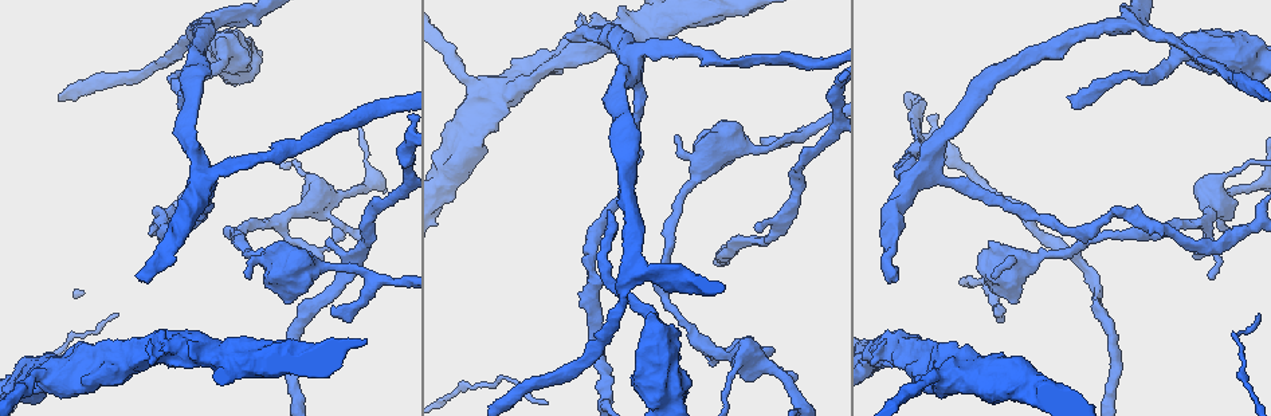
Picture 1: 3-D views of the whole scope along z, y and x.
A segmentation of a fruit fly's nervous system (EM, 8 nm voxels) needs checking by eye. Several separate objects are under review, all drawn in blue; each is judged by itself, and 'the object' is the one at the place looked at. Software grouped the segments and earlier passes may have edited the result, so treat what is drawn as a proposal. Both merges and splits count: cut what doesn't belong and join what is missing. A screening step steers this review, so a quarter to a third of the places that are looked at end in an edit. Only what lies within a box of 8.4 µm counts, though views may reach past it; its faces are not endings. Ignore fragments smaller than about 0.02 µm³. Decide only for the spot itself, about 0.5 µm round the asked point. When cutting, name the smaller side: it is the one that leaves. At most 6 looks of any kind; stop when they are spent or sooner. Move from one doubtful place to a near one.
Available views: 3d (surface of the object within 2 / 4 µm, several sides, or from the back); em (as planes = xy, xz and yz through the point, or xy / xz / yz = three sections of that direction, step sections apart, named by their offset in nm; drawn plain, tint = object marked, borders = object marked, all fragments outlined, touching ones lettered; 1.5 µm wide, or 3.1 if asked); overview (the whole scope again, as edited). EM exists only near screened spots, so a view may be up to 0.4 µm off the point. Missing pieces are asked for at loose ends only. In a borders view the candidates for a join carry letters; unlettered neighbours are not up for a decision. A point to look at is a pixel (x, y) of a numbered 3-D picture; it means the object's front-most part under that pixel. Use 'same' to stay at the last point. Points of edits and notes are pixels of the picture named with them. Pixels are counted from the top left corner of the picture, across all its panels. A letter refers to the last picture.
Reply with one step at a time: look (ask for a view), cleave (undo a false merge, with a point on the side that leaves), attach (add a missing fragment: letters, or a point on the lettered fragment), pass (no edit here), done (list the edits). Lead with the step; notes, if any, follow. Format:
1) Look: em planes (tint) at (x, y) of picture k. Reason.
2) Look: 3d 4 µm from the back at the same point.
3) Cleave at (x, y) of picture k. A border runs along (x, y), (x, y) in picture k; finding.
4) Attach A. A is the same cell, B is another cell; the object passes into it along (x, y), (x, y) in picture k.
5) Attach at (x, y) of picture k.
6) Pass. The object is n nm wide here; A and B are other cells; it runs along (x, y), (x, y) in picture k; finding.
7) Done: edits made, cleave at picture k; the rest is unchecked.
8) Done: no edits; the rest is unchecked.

Look: em yz step 4 (tint) at (1123, 26) of picture 1. Three-way junction.

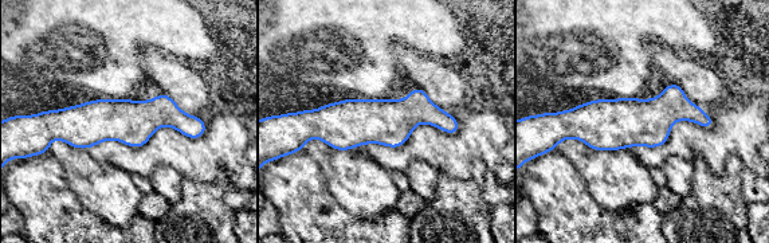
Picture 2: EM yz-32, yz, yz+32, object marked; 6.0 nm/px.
Look: em planes (borders) at the same point.

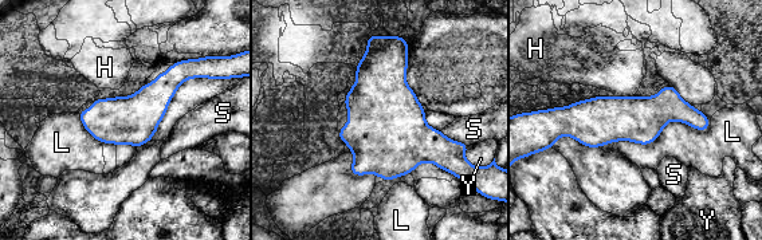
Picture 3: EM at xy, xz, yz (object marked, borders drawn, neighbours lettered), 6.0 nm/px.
Pass. The longest contact is with L, 500 nm; H, L, S and Y are other cells; a border runs along (710, 126), (625, 141) in picture 3; continuous, no second neuron.

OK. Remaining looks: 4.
Look: 3d 2 µm at (797, 379) of picture 1. An open end.

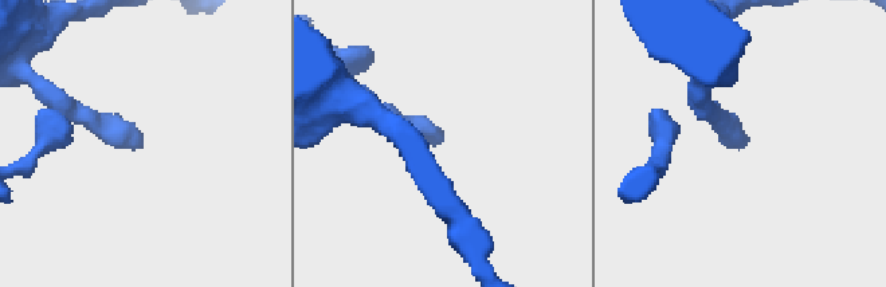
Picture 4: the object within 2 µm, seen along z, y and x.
Look: em planes (borders) at (743, 143) of picture 4.

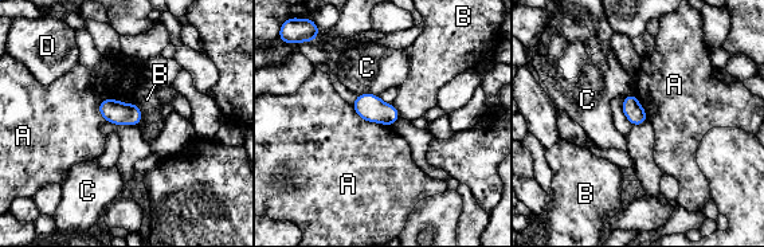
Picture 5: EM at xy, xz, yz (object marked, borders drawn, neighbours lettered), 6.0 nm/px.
Pass. The object is 120 nm wide here; A, B, C and D are other cells; a border runs along (134, 102), (105, 98), (97, 112) in picture 5; none of them fits.

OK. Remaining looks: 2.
Look: em xz step 4 (tint) at (474, 84) of picture 1. Thin arm on a thick one.

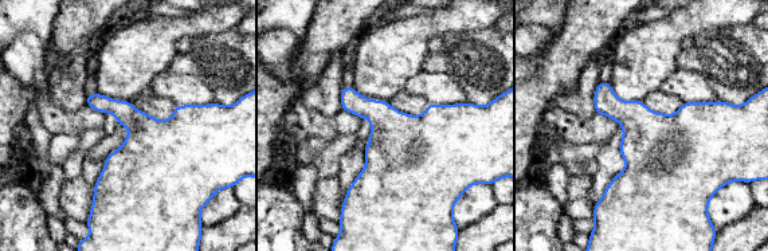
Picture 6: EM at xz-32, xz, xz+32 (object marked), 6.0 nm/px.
Look: em planes (borders) at the same point.

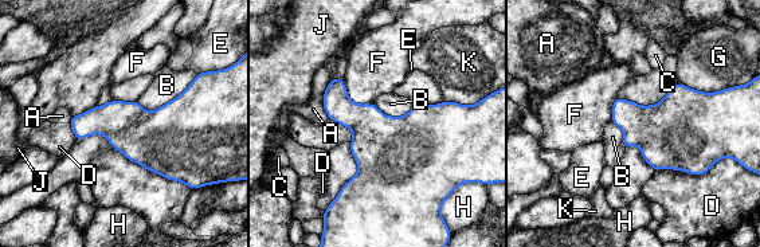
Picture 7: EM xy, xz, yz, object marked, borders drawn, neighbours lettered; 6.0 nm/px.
Pass. The longest contact is with D, 420 nm; A, B, C, D, E, F, G, H, J and K are other cells; one neuron here.

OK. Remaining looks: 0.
Done: no edits; the rest is unchecked.

